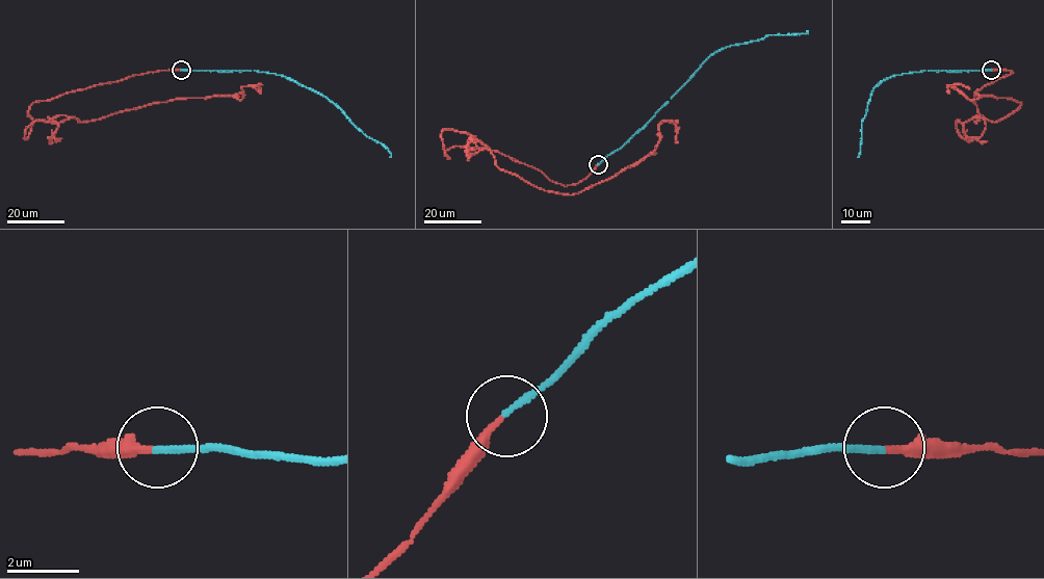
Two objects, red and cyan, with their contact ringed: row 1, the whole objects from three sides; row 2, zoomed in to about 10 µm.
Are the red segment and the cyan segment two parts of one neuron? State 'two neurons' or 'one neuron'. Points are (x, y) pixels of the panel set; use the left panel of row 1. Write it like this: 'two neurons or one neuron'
one neuron

